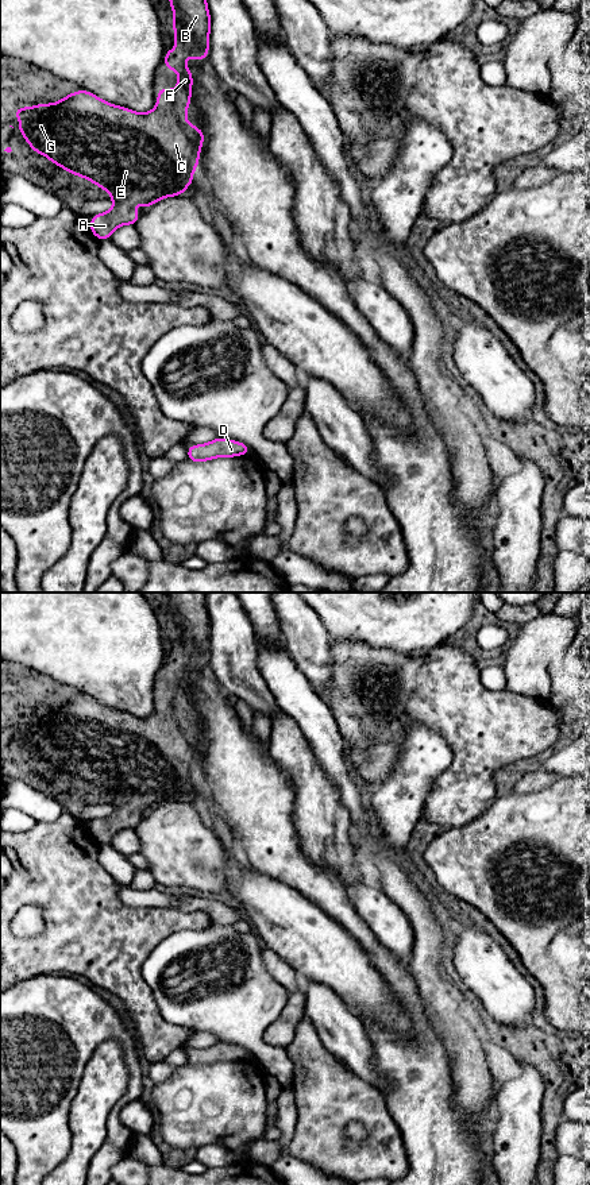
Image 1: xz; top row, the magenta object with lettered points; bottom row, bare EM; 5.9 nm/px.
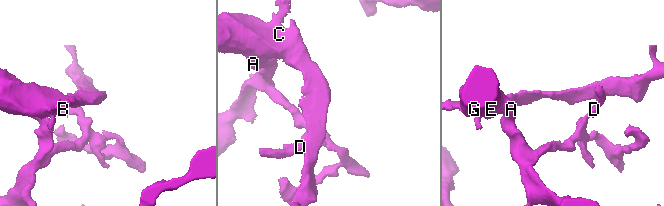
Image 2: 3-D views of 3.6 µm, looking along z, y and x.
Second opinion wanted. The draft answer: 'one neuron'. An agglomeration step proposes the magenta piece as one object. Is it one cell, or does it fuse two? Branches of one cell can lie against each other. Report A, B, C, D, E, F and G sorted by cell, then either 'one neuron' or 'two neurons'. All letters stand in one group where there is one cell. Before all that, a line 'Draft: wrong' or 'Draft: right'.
Draft: right
A B C D E F G | one neuron

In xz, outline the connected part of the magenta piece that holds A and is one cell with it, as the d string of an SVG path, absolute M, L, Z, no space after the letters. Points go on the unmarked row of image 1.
M169 592L170 610L176 619L174 646L178 652L167 653L163 667L166 673L177 676L180 686L170 696L163 691L158 694L157 711L151 717L138 718L112 710L88 695L74 696L55 709L16 714L14 723L23 727L15 734L24 738L32 756L111 798L115 811L90 823L90 835L100 845L109 844L117 831L134 830L140 823L135 818L138 804L146 814L161 803L185 799L184 794L193 790L192 777L196 772L200 773L197 765L204 737L184 722L189 714L193 684L182 664L208 664L211 622L205 601L207 592Z

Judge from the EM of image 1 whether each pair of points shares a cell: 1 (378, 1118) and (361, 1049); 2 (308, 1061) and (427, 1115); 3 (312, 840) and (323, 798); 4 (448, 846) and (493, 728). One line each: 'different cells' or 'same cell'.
1: different cells
2: different cells
3: same cell
4: different cells

